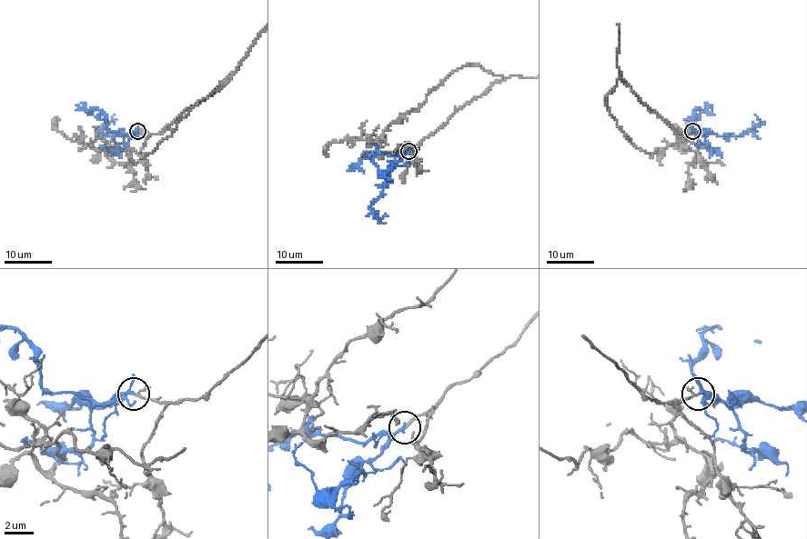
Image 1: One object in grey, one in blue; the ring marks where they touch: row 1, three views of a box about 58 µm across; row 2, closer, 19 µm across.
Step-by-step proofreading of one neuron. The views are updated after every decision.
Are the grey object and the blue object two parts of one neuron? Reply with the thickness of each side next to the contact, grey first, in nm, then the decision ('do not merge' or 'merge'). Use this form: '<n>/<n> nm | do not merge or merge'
130/140 nm | merge

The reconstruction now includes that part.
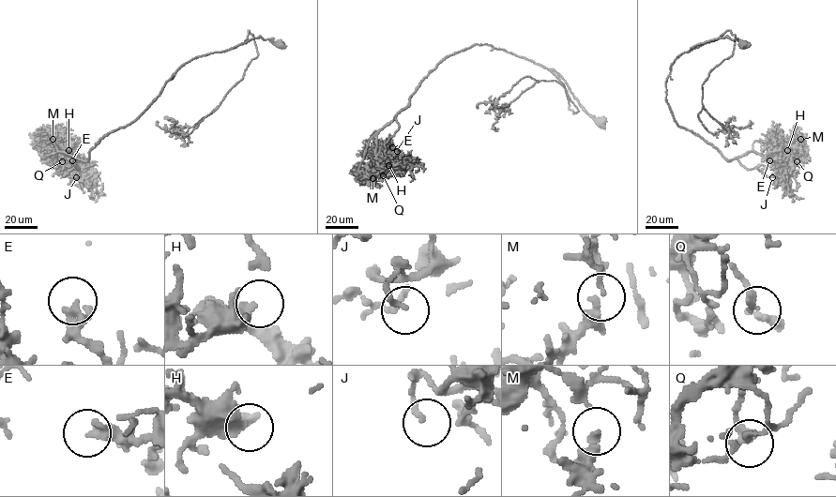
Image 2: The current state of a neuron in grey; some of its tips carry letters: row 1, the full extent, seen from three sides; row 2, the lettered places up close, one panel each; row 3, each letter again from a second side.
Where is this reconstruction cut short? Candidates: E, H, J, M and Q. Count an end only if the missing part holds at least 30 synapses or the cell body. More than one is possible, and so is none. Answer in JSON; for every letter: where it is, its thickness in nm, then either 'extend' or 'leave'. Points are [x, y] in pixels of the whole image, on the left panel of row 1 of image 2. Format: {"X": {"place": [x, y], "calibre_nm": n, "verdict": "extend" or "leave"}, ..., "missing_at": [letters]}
{"E": {"place": [72, 160], "calibre_nm": 280, "verdict": "leave"}, "H": {"place": [68, 150], "calibre_nm": 320, "verdict": "extend"}, "J": {"place": [76, 177], "calibre_nm": 140, "verdict": "leave"}, "M": {"place": [53, 139], "calibre_nm": 190, "verdict": "leave"}, "Q": {"place": [62, 161], "calibre_nm": 240, "verdict": "leave"}, "missing_at": ["H"]}

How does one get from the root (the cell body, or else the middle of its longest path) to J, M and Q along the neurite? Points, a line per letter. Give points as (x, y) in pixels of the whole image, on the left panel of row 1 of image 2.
J: (279, 45), (254, 37), (185, 63), (136, 119), (76, 158), (64, 176), (76, 177)
M: (279, 45), (254, 37), (185, 63), (87, 160), (61, 151), (42, 157), (53, 139)
Q: (279, 45), (254, 37), (191, 59), (136, 119), (103, 137), (87, 160), (58, 151), (50, 167), (62, 161)

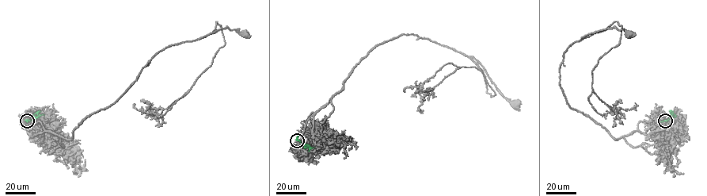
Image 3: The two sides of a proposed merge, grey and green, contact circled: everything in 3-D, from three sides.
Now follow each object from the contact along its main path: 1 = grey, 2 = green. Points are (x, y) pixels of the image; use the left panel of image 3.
1: (27, 121), (38, 124), (32, 136), (51, 131), (70, 139), (161, 51), (226, 28), (244, 35)
2: (27, 121), (44, 115)

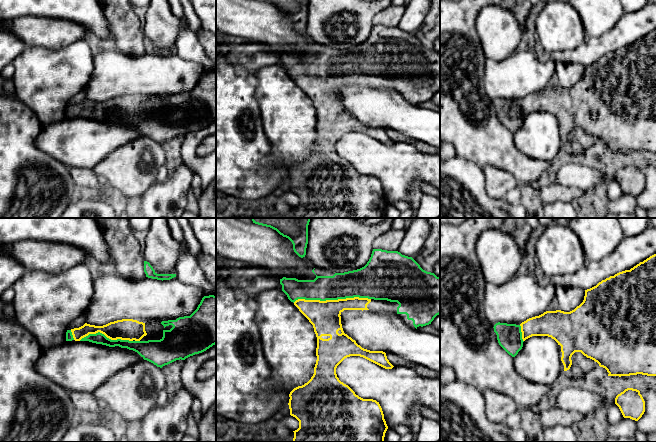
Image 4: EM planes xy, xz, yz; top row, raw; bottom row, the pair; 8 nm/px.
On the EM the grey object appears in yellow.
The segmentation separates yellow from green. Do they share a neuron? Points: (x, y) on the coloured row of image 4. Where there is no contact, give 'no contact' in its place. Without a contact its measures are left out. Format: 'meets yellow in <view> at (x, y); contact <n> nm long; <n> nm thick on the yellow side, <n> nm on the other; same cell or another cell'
meets yellow in xz at (331, 300); contact 600 nm long; 240 nm thick on the yellow side, 220 nm on the other; same cell

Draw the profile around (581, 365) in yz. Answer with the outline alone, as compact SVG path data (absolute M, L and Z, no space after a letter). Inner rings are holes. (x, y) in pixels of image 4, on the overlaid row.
M575 352L572 355L571 360L572 365L570 369L567 371L563 369L562 371L571 380L577 380L578 378L583 377L586 373L590 372L591 370L600 367L597 362L590 358L587 358L581 352Z

